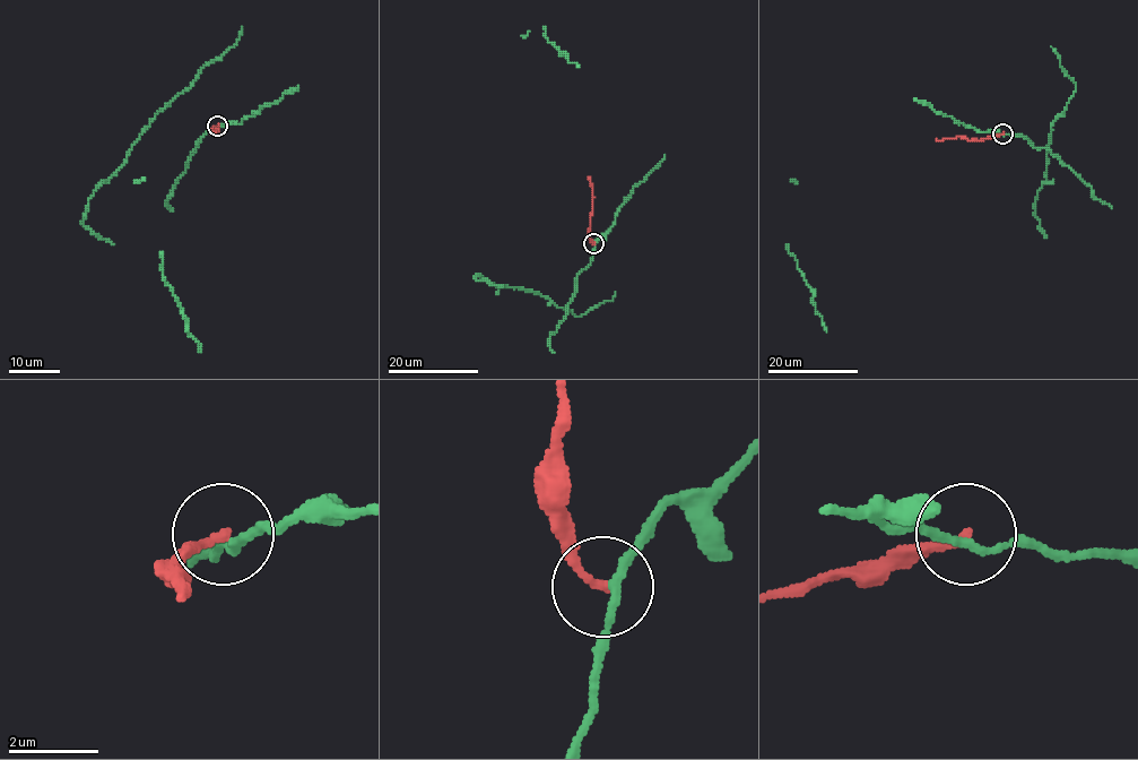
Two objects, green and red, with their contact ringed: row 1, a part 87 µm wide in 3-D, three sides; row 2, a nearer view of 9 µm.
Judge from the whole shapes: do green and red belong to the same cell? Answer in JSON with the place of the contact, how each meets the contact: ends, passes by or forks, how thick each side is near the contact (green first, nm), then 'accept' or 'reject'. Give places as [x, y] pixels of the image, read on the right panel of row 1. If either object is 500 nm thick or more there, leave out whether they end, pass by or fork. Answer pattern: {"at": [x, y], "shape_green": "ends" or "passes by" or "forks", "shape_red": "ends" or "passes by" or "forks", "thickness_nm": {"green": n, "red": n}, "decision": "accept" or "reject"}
{"at": [1002, 134], "shape_green": "passes by", "shape_red": "ends", "thickness_nm": {"green": 170, "red": 170}, "decision": "reject"}

